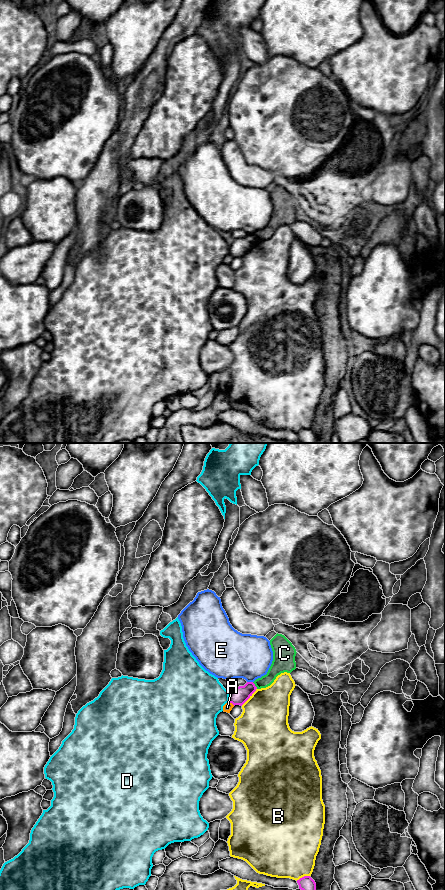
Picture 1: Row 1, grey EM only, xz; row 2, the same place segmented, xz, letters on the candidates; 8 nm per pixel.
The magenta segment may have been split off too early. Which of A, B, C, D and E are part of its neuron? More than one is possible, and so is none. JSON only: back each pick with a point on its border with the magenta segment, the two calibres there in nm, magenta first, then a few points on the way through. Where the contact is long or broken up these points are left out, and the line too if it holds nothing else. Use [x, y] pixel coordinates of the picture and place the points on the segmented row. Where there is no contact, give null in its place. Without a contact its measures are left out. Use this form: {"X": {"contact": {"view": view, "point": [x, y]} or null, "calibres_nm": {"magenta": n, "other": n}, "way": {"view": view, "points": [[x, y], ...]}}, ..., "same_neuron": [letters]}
{"same_neuron": []}

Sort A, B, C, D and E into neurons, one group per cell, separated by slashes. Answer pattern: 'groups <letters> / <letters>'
groups A / B / C / D / E

